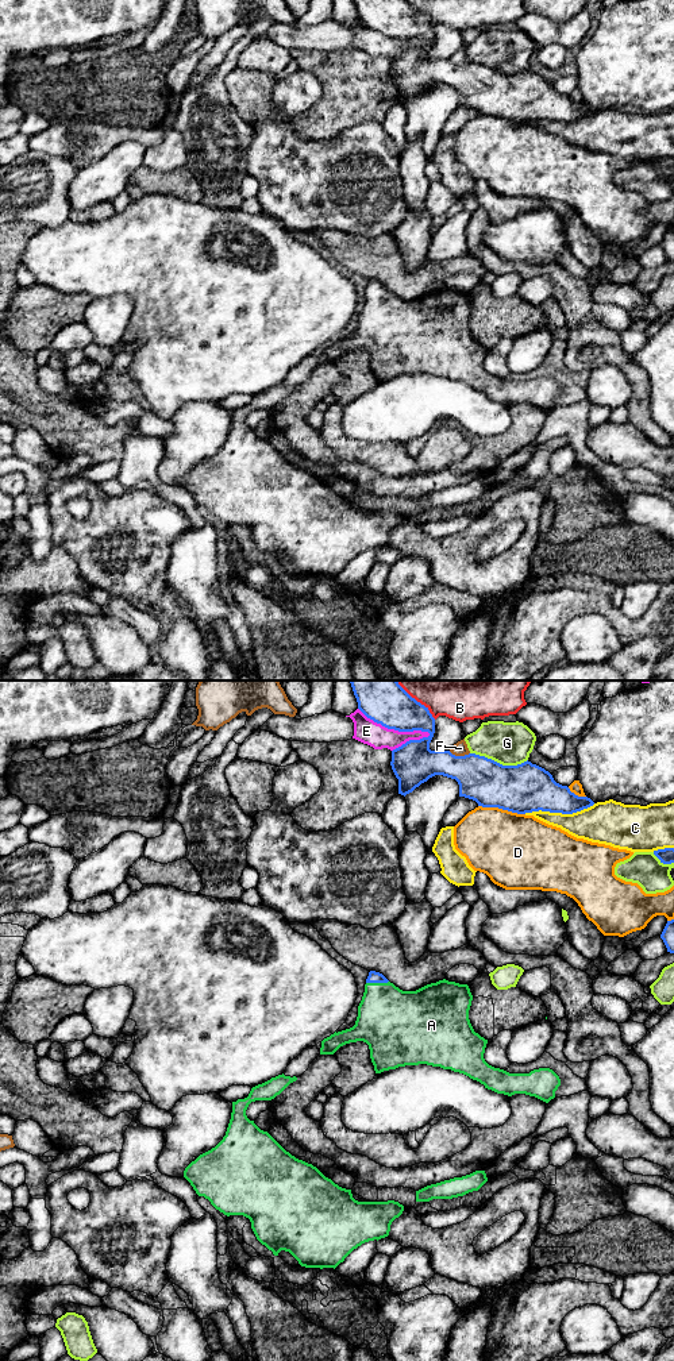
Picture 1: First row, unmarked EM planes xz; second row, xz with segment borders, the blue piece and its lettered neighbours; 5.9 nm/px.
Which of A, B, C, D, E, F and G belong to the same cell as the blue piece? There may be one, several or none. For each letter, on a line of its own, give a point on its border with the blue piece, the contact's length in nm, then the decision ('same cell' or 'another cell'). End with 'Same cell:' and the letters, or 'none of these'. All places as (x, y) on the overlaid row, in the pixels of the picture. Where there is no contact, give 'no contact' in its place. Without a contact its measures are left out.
A: xz (377, 982) | 140 nm | same cell
B: xz (415, 700) | 340 nm | another cell
C: xz (559, 812) | 420 nm | another cell
D: xz (501, 808) | 280 nm | another cell
E: xz (395, 729) | 460 nm | another cell
F: xz (459, 756) | 130 nm | another cell
G: xz (499, 763) | 340 nm | another cell
Same cell: A

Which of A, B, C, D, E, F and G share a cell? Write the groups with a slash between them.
A / B / C / D / E / F / G

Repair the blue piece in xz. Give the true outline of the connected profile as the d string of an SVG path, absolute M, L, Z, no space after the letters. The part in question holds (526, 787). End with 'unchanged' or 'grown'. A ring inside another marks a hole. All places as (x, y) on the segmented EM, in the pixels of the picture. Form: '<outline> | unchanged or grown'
M350 680L358 709L370 720L388 729L398 732L421 730L428 737L409 740L392 751L392 770L398 779L398 794L407 795L435 775L455 779L459 797L473 799L482 807L498 807L517 814L550 811L573 814L588 809L594 802L588 797L578 797L567 786L556 783L544 768L524 762L517 766L502 766L492 759L469 753L455 756L450 751L431 751L430 743L435 733L435 718L428 708L412 698L397 680Z | unchanged

